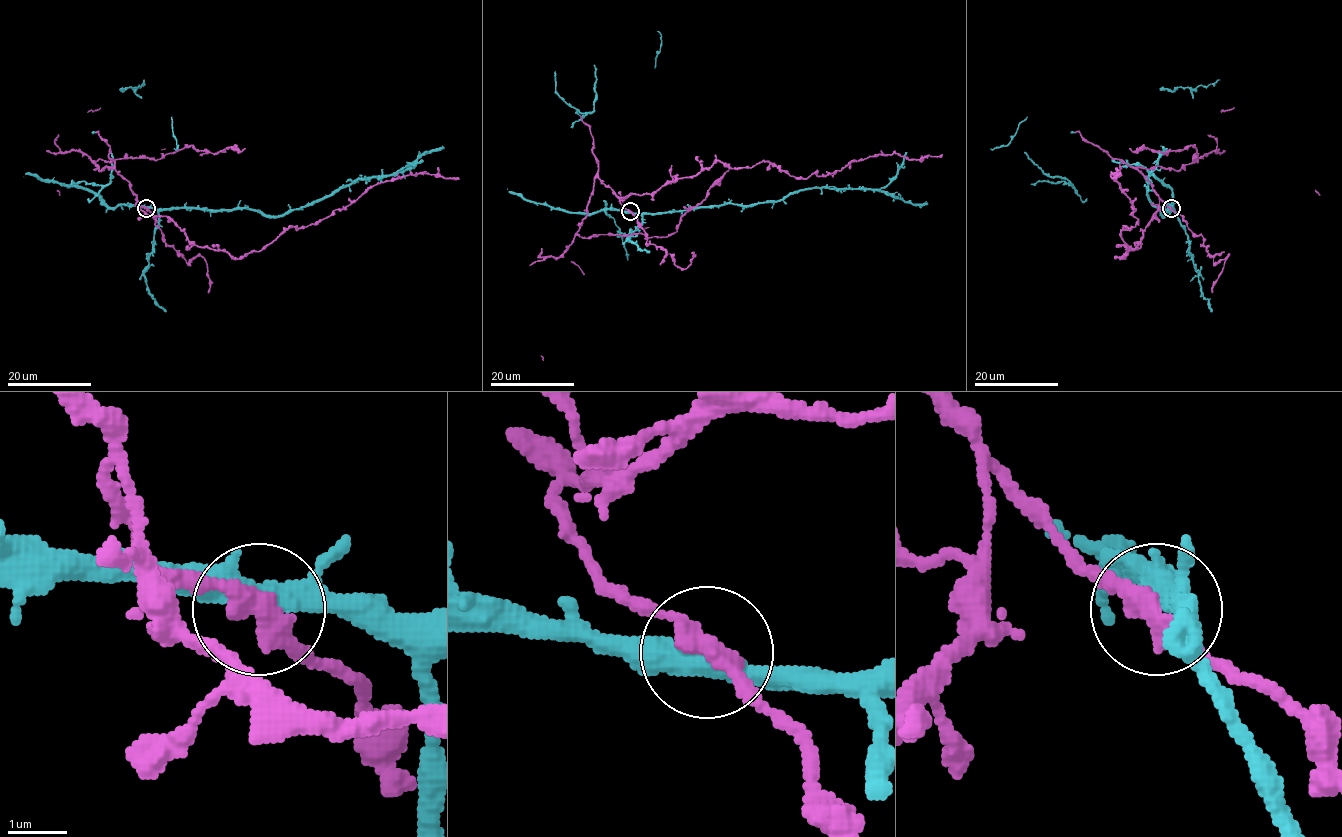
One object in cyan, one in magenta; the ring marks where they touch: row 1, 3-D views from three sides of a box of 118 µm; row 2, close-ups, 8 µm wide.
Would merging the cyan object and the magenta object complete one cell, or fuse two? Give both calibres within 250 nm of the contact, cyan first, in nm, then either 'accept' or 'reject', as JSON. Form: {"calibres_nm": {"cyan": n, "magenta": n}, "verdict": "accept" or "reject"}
{"calibres_nm": {"cyan": 400, "magenta": 360}, "verdict": "accept"}

